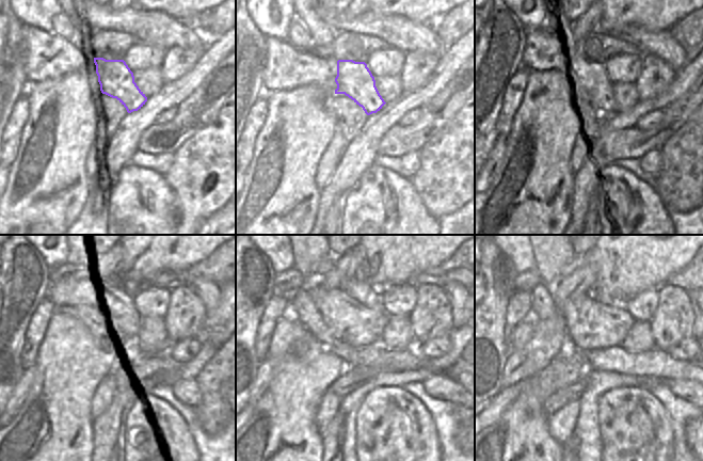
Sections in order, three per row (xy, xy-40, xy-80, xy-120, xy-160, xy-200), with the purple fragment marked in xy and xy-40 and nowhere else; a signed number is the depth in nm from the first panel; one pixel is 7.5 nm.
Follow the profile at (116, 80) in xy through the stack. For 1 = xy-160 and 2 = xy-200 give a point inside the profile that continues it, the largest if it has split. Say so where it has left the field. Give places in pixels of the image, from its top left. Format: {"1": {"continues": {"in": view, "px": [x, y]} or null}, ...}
{"1": {"continues": {"in": "xy-160", "px": [304, 308]}}, "2": {"continues": {"in": "xy-200", "px": [542, 304]}}}

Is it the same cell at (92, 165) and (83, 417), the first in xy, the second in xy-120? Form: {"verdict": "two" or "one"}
{"verdict": "two"}

